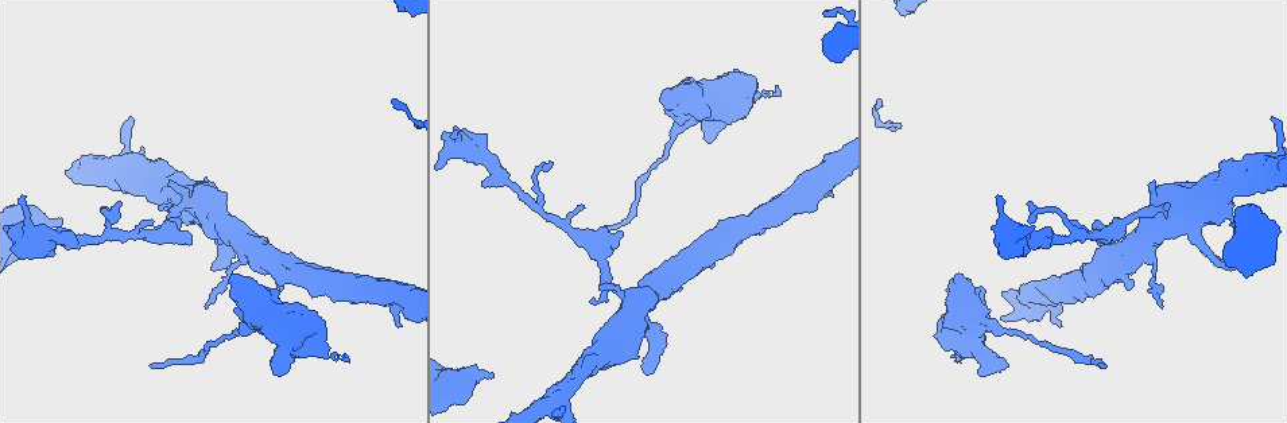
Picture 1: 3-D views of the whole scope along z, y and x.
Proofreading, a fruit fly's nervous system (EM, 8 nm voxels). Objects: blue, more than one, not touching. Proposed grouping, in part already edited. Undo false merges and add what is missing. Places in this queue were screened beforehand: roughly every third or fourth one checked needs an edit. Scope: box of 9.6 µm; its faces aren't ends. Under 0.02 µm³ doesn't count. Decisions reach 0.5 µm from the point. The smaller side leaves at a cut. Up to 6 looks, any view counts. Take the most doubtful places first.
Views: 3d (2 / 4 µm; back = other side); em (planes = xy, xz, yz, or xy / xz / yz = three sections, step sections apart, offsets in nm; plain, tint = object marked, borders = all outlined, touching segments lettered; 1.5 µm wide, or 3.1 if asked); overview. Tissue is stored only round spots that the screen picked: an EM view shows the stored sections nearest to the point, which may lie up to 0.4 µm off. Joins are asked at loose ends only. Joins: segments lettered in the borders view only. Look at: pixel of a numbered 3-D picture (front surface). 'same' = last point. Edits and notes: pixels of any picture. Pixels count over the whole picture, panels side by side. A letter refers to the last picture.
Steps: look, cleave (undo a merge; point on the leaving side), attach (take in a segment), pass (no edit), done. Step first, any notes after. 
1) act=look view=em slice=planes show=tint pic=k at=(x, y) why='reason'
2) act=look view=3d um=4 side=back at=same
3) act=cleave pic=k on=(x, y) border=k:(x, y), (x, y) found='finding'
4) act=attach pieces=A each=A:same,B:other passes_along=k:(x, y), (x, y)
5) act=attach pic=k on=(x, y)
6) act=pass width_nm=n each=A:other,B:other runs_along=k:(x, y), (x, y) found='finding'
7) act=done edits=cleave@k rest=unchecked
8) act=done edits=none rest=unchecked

act=look view=3d um=2 pic=1 at=(58, 221) why='end of a long branch'

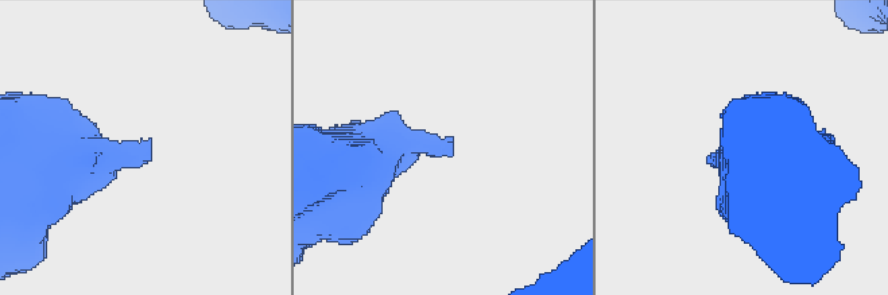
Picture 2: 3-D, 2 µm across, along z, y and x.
act=look view=em slice=xz step=8 show=tint pic=2 at=(151, 140) why='now the EM'

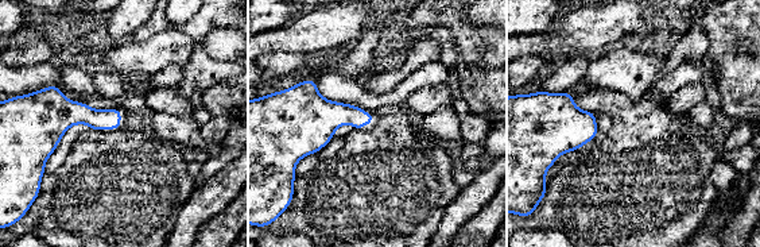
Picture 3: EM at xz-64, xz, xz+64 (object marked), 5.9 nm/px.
act=look view=em slice=planes show=borders at=same

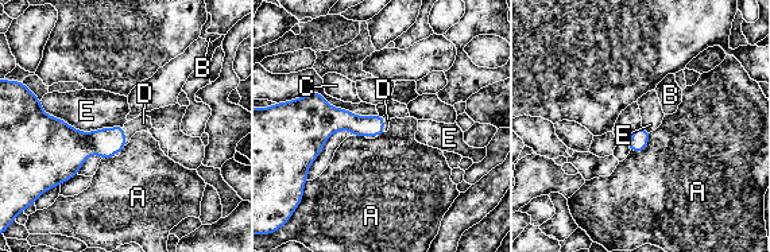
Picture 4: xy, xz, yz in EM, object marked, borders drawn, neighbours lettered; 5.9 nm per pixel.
act=attach pieces=D each=A:other,B:other,C:other,D:same,E:other found='it goes on there'

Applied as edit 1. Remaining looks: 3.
act=look view=3d um=2 pic=1 at=(951, 356) why='free end'

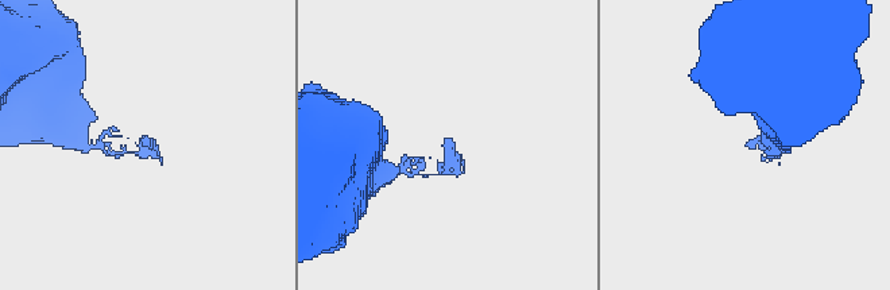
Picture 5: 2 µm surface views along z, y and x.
act=look view=em slice=planes show=tint pic=5 at=(748, 143) why='now the EM'

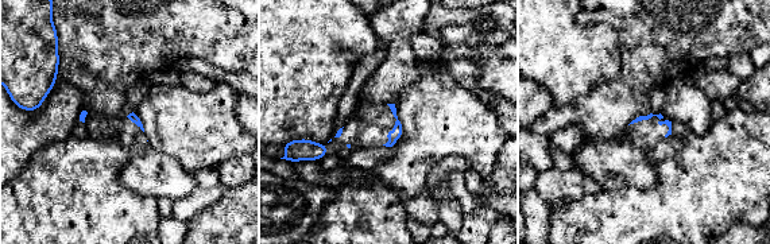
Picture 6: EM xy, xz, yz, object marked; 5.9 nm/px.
act=look view=em slice=planes show=borders at=same why='see the neighbours'

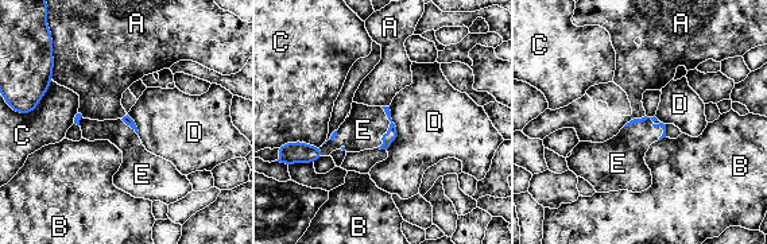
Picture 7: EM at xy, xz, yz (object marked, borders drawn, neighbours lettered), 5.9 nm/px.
act=attach pieces=E each=A:other,B:other,C:other,D:other,E:same passes_along=7:(654, 119), (645, 120), (623, 155) found='it goes on there'

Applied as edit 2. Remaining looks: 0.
act=done edits=attach@4,attach@7 rest=unchecked

